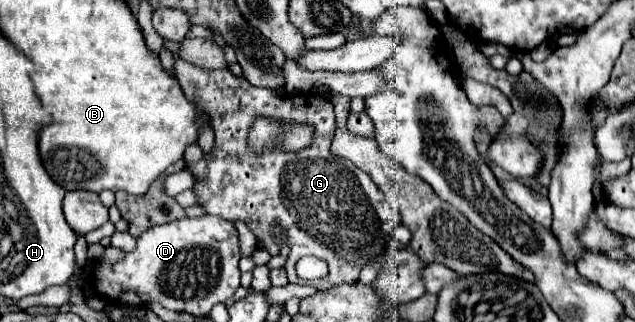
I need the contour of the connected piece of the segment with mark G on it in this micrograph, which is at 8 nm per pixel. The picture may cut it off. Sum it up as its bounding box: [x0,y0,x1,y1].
[174,59,392,291]

